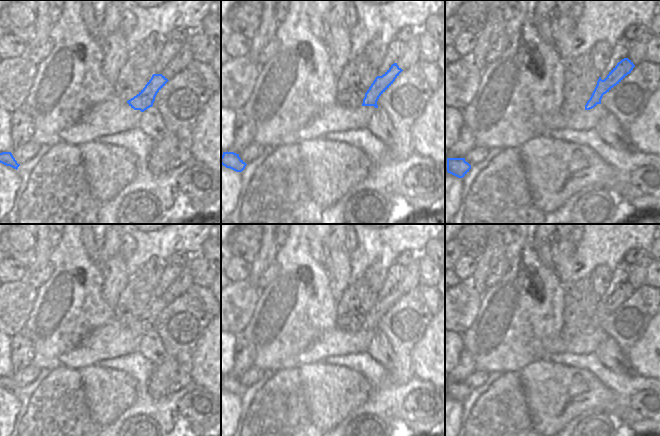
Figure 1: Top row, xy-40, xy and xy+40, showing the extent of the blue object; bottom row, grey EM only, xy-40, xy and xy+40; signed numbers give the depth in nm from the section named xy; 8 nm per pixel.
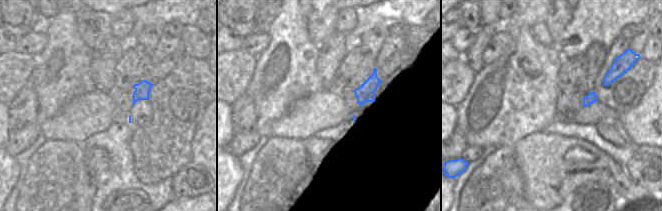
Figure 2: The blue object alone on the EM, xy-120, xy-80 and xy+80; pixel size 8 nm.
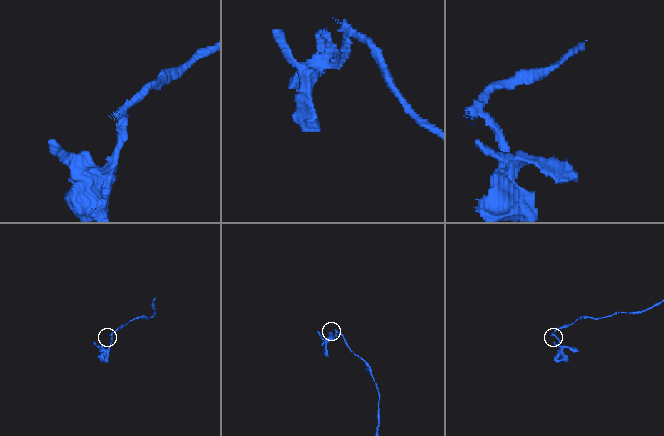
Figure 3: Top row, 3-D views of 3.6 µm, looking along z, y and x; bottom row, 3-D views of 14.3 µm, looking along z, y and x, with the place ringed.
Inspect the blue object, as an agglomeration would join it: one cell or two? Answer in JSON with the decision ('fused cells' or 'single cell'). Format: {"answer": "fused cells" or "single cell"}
{"answer": "fused cells"}

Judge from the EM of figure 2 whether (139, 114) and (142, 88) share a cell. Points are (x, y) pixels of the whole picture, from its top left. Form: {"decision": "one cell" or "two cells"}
{"decision": "two cells"}

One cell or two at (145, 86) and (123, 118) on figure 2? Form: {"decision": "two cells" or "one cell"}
{"decision": "one cell"}

